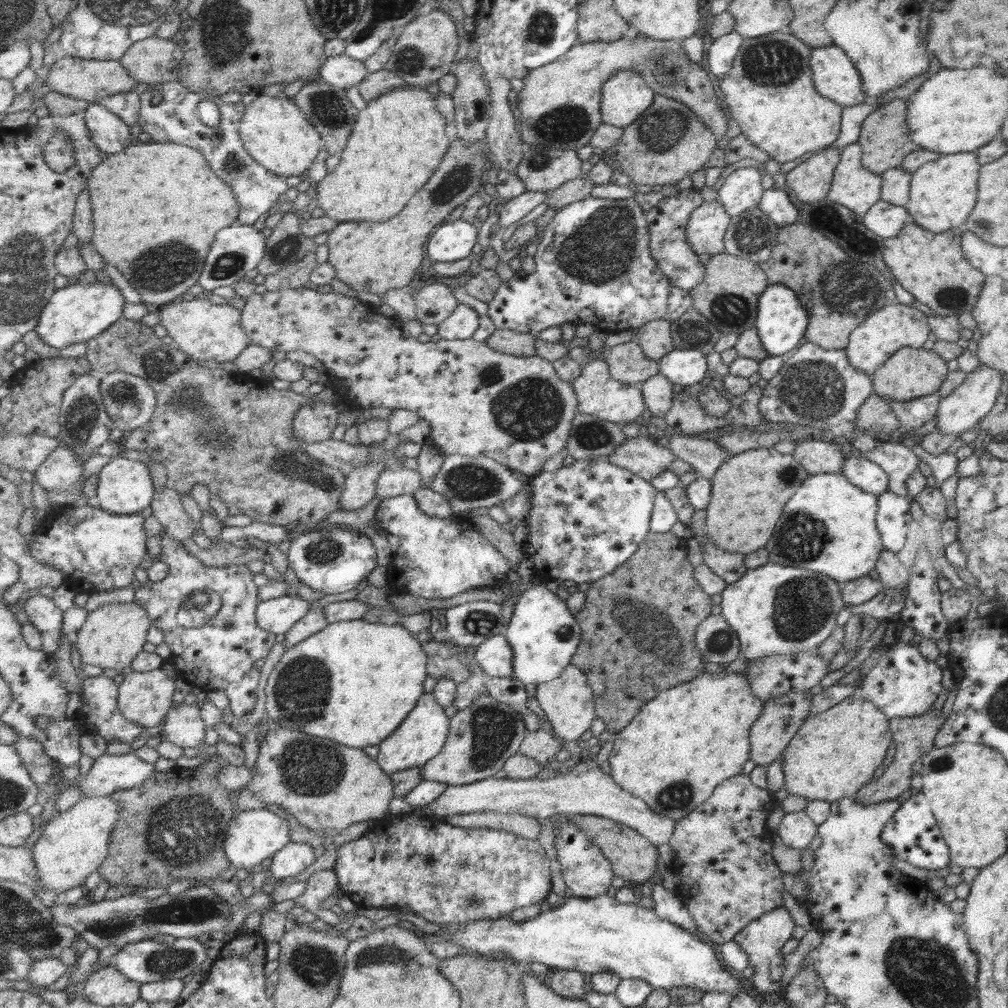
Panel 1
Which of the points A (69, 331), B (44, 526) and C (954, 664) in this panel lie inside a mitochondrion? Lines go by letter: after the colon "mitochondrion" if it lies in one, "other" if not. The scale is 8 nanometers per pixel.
A: other
B: other
C: other

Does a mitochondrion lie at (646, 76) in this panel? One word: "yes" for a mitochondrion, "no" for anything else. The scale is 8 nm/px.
no

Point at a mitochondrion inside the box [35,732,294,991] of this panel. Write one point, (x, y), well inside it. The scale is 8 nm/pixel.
(184, 830)

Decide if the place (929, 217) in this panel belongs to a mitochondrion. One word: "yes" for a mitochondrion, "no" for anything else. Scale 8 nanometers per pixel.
no

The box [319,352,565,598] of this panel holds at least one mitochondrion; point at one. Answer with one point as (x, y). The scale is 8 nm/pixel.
(467, 481)

